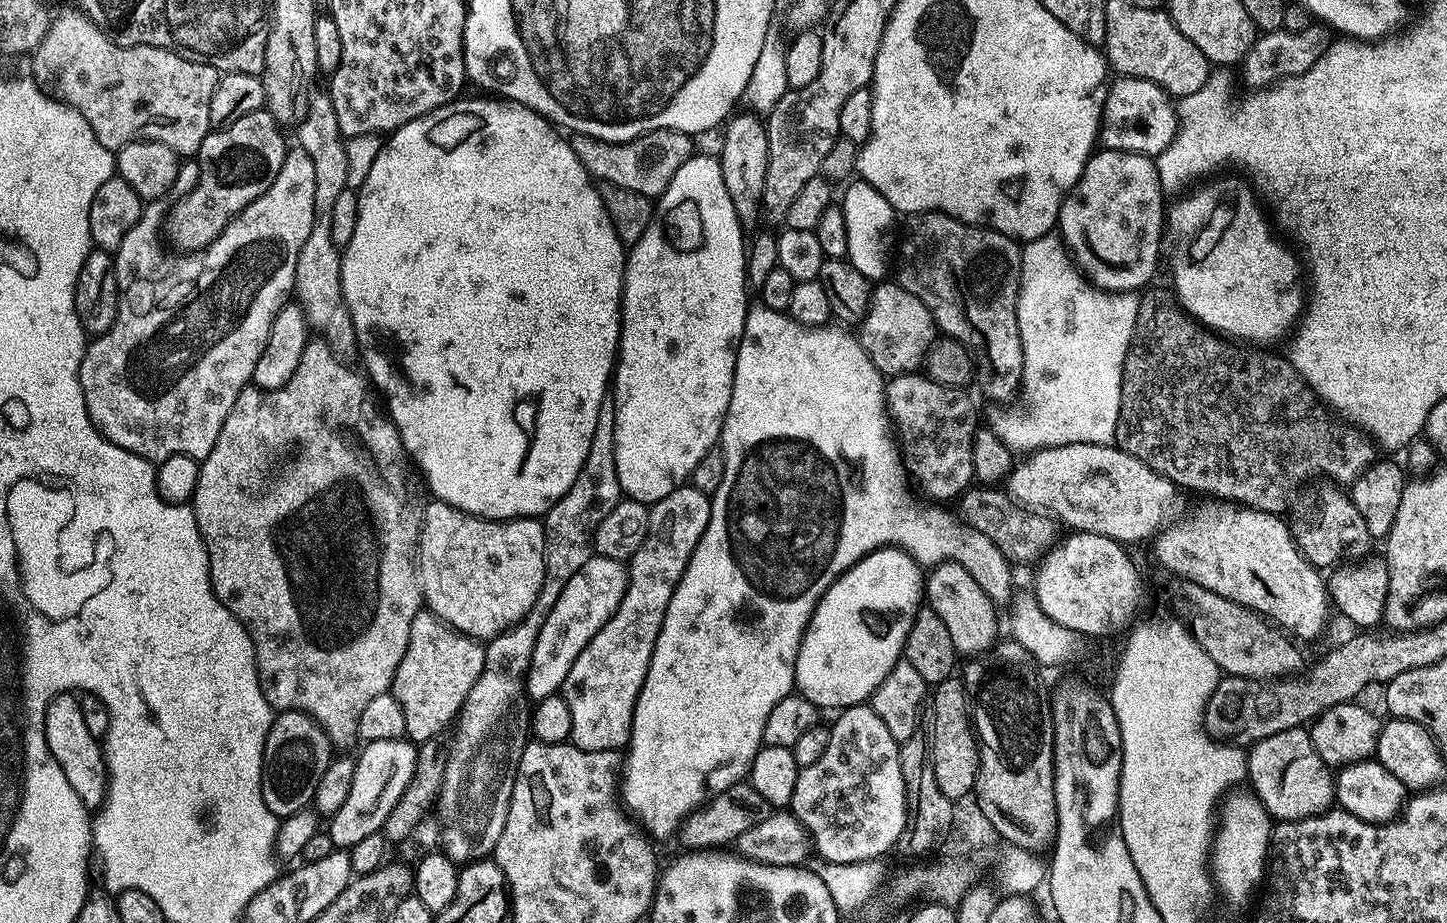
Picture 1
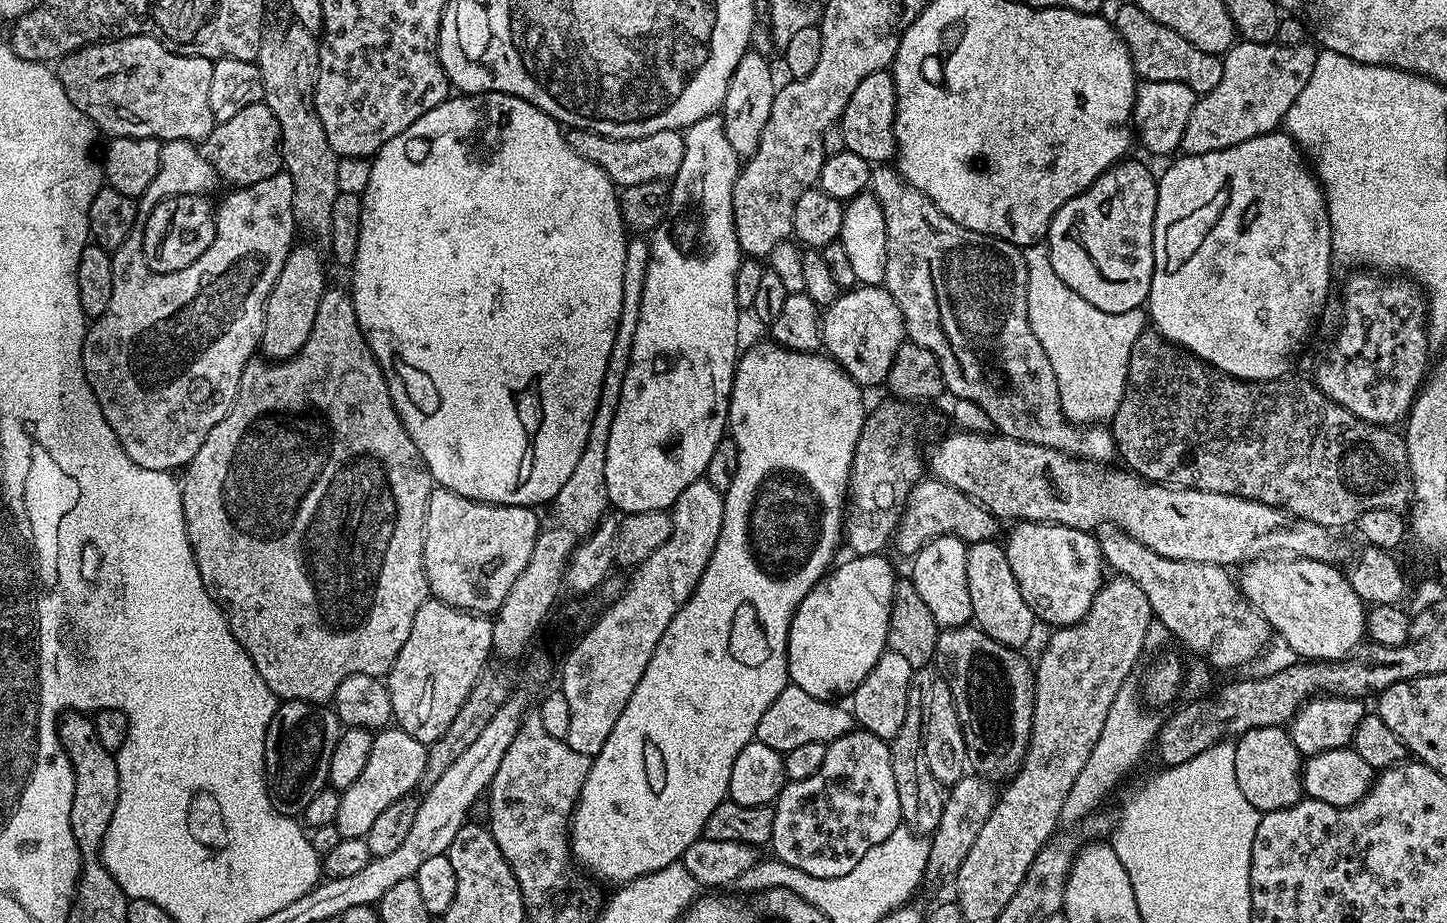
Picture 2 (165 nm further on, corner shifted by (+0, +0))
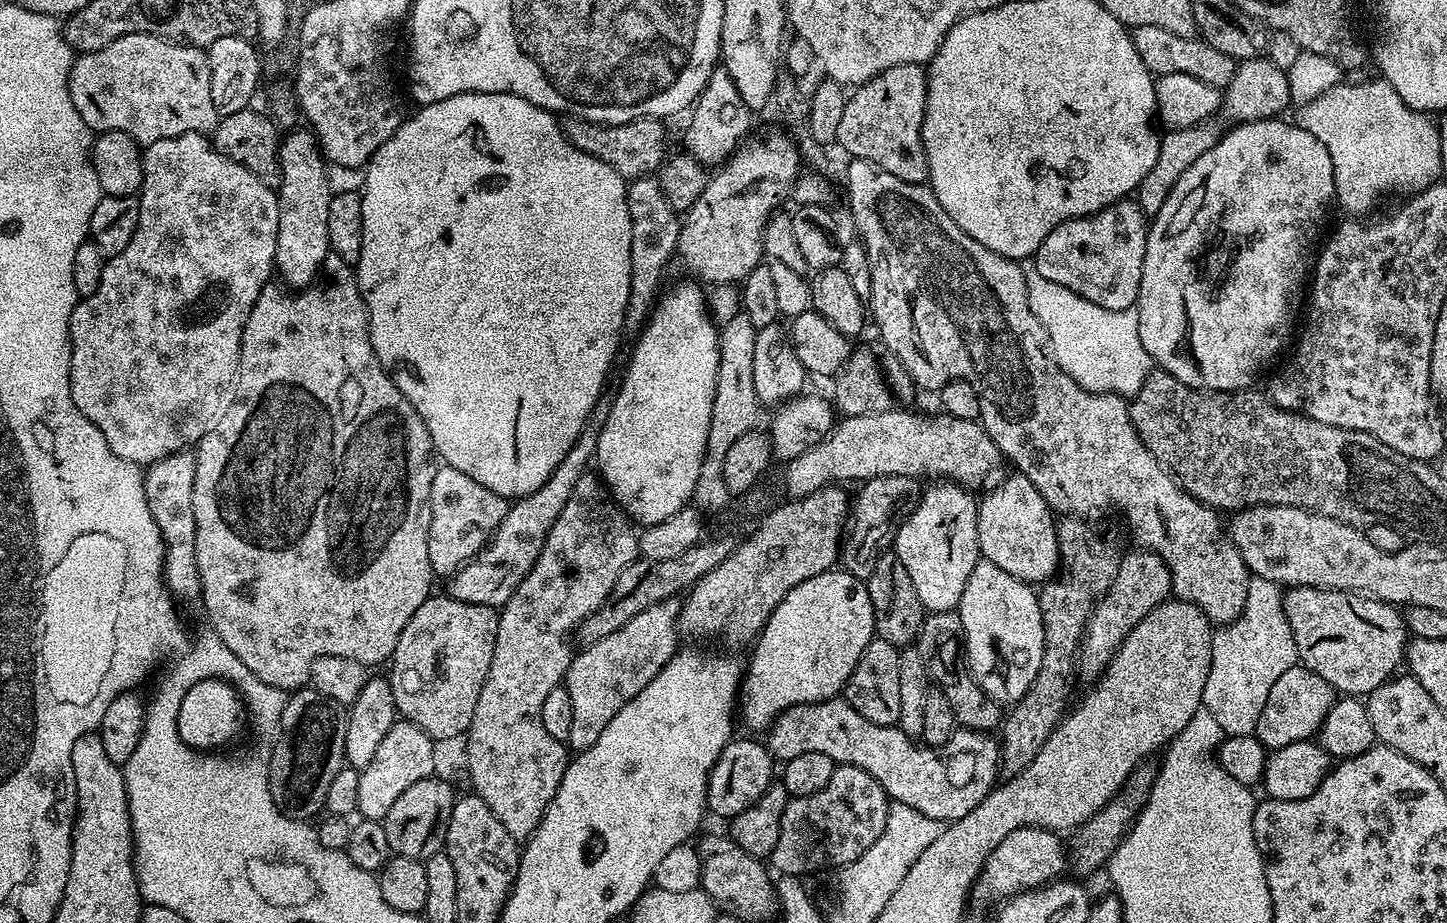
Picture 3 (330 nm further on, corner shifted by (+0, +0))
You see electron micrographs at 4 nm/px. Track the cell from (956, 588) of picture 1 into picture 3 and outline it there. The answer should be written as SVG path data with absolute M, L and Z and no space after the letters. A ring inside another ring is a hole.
M936 482L933 488L925 487L918 503L907 513L904 525L894 532L894 553L901 560L914 589L918 592L922 606L928 612L950 612L959 609L962 590L966 590L966 582L970 582L970 574L974 566L982 559L978 542L977 501L967 487L955 482Z

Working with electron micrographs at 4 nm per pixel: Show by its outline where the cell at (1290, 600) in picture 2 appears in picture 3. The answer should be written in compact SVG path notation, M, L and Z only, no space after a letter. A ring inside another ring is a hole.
M1289 588L1283 595L1284 612L1293 630L1303 667L1326 678L1337 693L1363 697L1378 685L1385 684L1397 671L1395 668L1399 664L1401 667L1410 633L1397 605L1387 604L1385 600L1373 600L1371 596L1358 592L1342 592L1334 588Z

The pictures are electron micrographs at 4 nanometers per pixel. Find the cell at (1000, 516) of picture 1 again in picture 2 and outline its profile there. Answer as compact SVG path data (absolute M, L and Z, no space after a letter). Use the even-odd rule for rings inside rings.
M921 478L904 502L904 512L900 515L900 525L894 537L894 548L896 544L897 550L905 558L911 558L918 555L922 546L943 536L953 536L969 546L992 542L997 539L996 524L997 517L976 500L962 494L962 490L935 478Z

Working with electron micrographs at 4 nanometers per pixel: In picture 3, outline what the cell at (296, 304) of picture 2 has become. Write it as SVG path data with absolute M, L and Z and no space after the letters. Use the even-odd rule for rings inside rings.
M291 131L280 141L280 183L278 185L278 242L276 243L275 271L280 272L279 279L289 289L299 290L308 287L321 275L324 261L330 255L328 247L328 221L330 202L334 193L330 190L328 181L328 164L317 137L311 131Z

